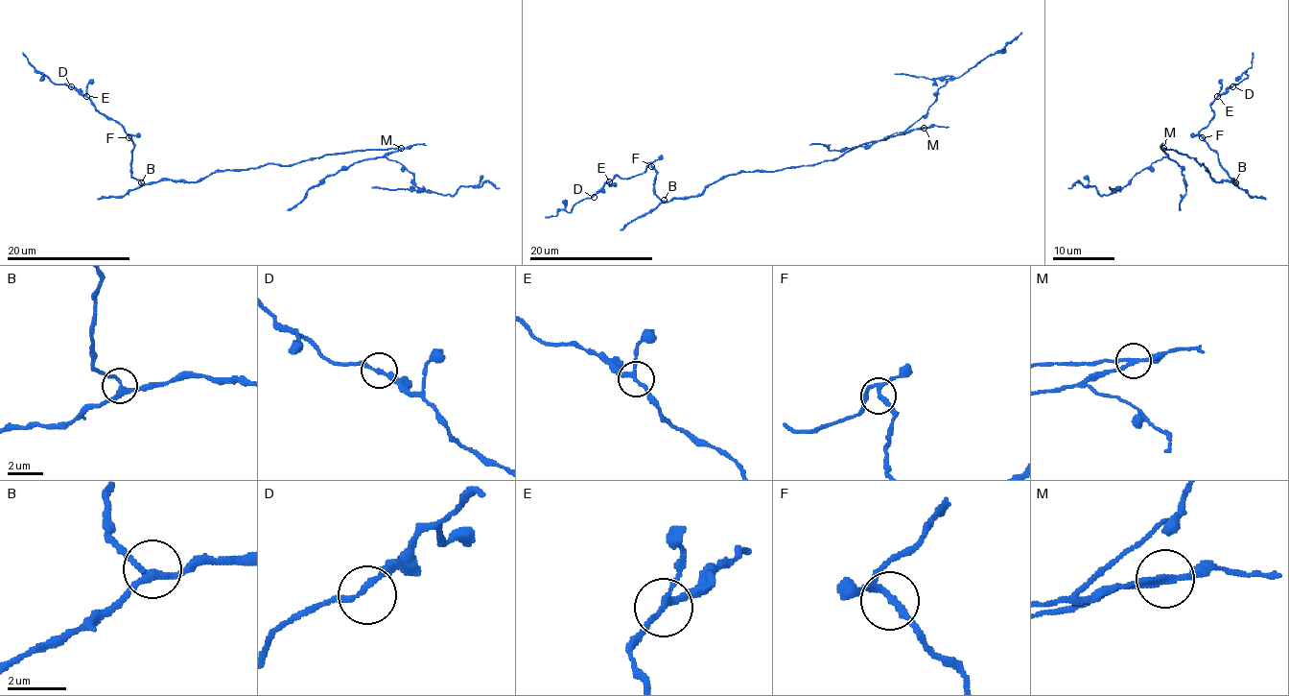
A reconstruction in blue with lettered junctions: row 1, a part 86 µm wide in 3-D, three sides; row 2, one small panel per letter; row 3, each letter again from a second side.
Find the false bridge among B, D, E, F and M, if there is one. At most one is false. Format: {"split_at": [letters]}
{"split_at": ["M"]}

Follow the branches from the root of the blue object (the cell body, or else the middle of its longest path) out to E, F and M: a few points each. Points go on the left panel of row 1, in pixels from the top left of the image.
E: (241, 169), (215, 170), (197, 181), (159, 180), (144, 184), (131, 175), (134, 142), (86, 96)
F: (241, 169), (215, 170), (197, 181), (159, 180), (144, 184), (131, 175), (131, 150), (134, 144), (128, 137)
M: (241, 169), (258, 169), (268, 164), (291, 165), (323, 155), (357, 150), (401, 149)

